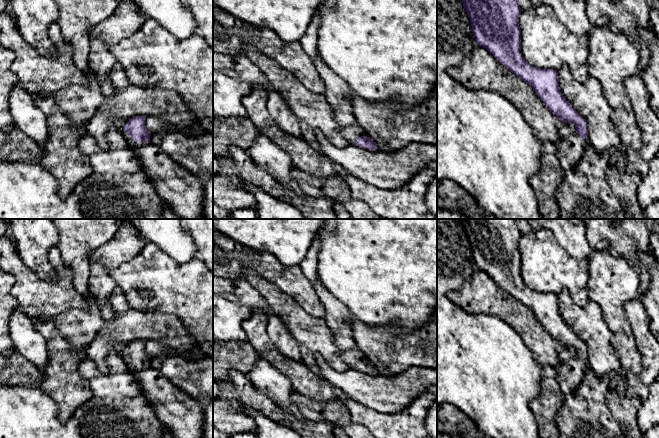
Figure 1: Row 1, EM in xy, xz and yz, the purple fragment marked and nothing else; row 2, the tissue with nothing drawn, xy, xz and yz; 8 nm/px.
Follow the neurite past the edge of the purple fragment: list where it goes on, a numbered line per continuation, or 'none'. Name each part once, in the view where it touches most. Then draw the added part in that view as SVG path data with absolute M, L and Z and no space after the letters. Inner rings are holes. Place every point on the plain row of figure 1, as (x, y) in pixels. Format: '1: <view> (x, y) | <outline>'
1: xy (182, 414) | M121 357L164 427L167 427L176 438L203 438L204 403L175 387L151 367L136 367L129 358Z

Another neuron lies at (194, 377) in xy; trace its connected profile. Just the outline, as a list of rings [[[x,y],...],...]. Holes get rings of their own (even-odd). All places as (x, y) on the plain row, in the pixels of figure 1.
[[[158,355],[151,358],[150,367],[198,401],[213,400],[213,357],[187,360],[180,355]]]

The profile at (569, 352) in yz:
[[[565,347],[565,349],[561,352],[562,363],[565,363],[567,360],[574,357],[576,357],[576,351],[572,347]]]

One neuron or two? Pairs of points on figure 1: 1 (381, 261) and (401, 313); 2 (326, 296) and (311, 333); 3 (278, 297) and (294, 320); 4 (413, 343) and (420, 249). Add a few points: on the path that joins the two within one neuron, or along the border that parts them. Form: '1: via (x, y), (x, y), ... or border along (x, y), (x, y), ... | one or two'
1: via (390, 274), (390, 302) | one
2: border along (324, 318), (333, 340) | two
3: via (281, 303), (292, 314) | one
4: border along (426, 321), (406, 332), (391, 324) | two

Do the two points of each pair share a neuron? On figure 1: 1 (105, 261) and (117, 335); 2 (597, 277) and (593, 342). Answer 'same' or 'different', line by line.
1: different
2: different

